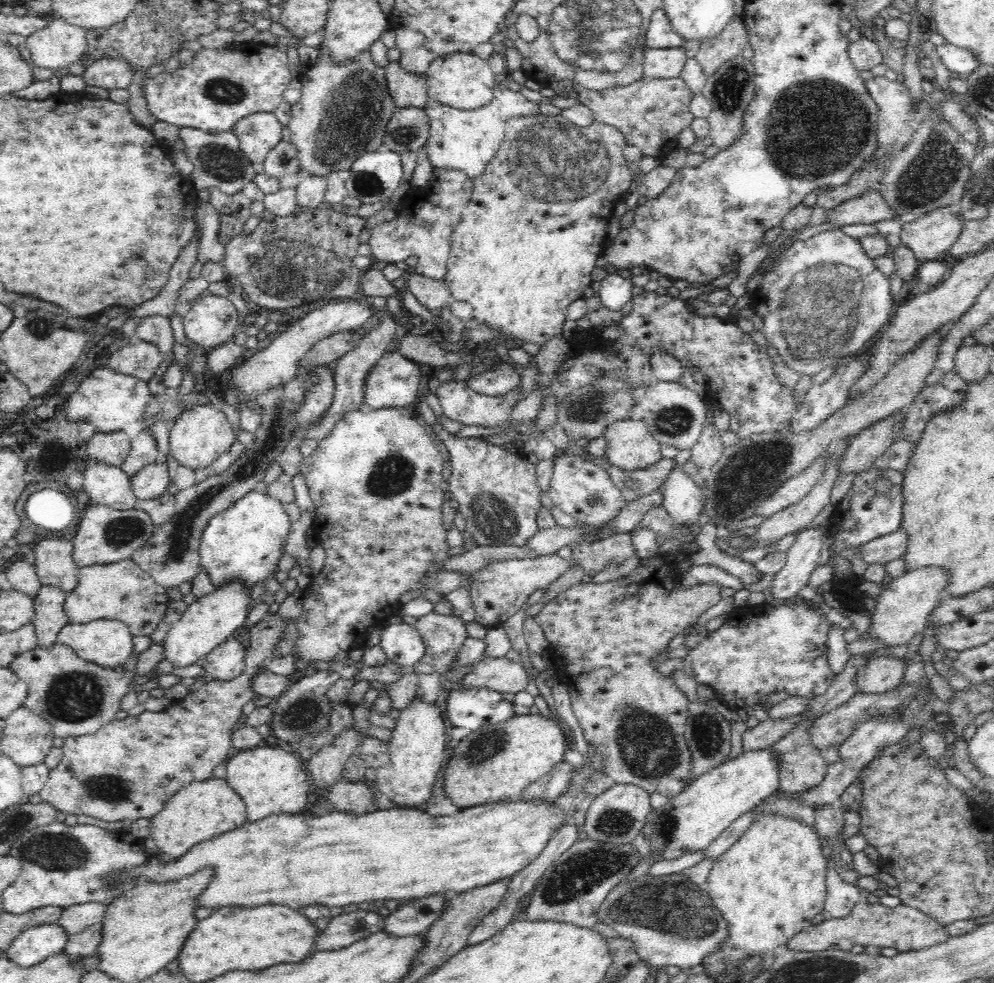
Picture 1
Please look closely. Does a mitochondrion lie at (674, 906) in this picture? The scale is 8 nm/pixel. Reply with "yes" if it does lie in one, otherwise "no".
yes

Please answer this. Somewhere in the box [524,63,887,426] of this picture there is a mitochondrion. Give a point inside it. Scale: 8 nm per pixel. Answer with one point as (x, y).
(810, 337)

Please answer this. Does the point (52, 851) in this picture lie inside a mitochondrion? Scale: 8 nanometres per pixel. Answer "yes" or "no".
yes

